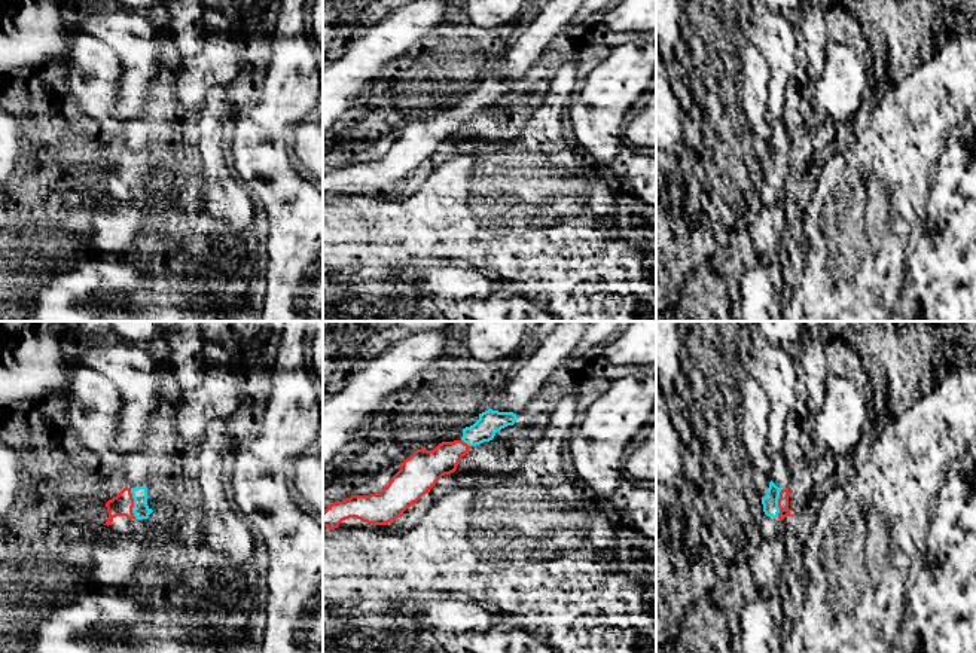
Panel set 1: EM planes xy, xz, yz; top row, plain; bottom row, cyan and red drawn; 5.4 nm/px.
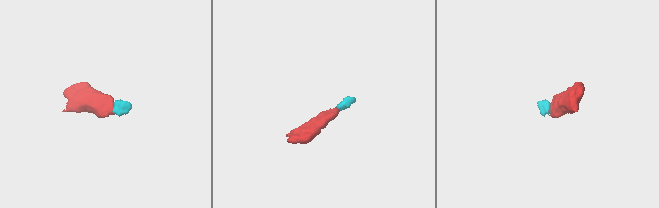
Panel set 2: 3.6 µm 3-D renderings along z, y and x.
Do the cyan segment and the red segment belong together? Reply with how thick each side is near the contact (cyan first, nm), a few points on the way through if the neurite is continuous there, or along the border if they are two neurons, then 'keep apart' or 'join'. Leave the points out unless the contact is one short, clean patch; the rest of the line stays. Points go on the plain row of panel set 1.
90 nm thick on the cyan side, 120 nm on the other; runs through xy (140, 176), (134, 171), (122, 171); join

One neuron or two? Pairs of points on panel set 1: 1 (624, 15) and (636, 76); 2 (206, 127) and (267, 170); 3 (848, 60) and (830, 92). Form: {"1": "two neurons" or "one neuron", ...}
{"1": "two neurons", "2": "two neurons", "3": "one neuron"}

